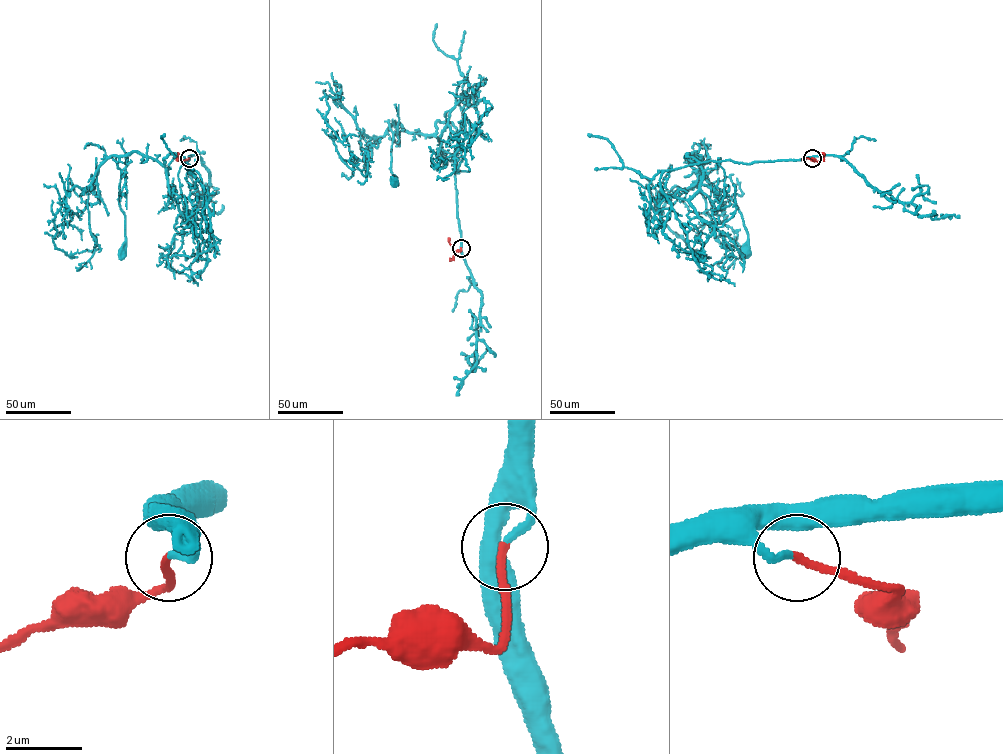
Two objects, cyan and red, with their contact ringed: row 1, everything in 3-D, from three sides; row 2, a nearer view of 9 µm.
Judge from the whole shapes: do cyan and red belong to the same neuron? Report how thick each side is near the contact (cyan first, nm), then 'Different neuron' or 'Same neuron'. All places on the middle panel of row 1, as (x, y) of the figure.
Thickness 190 nm (cyan) against 200 nm. Same neuron

